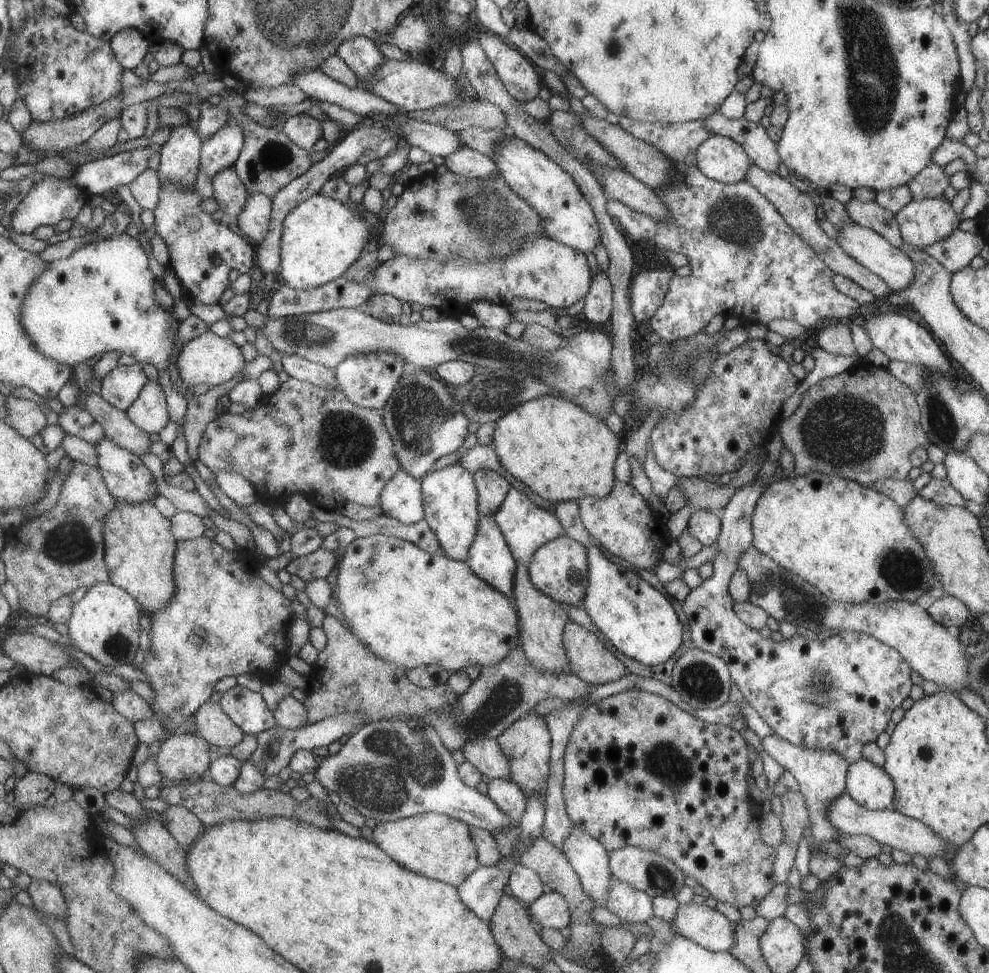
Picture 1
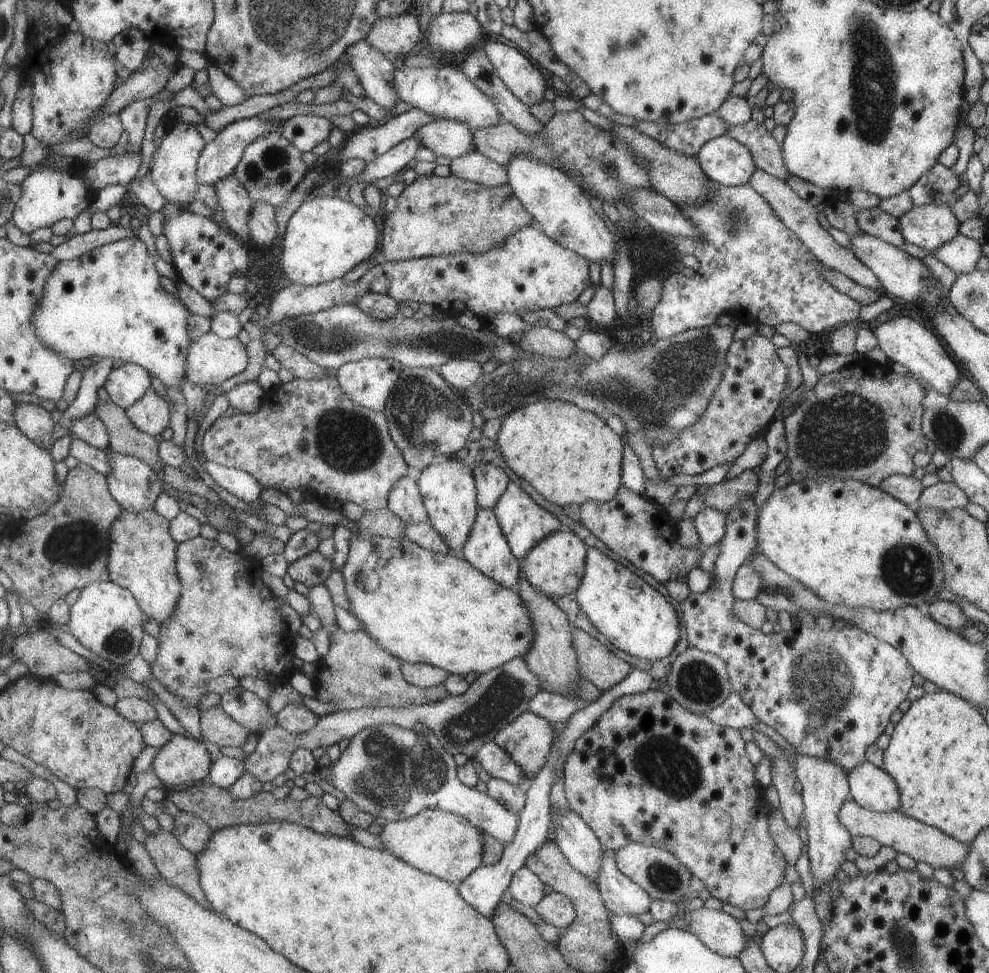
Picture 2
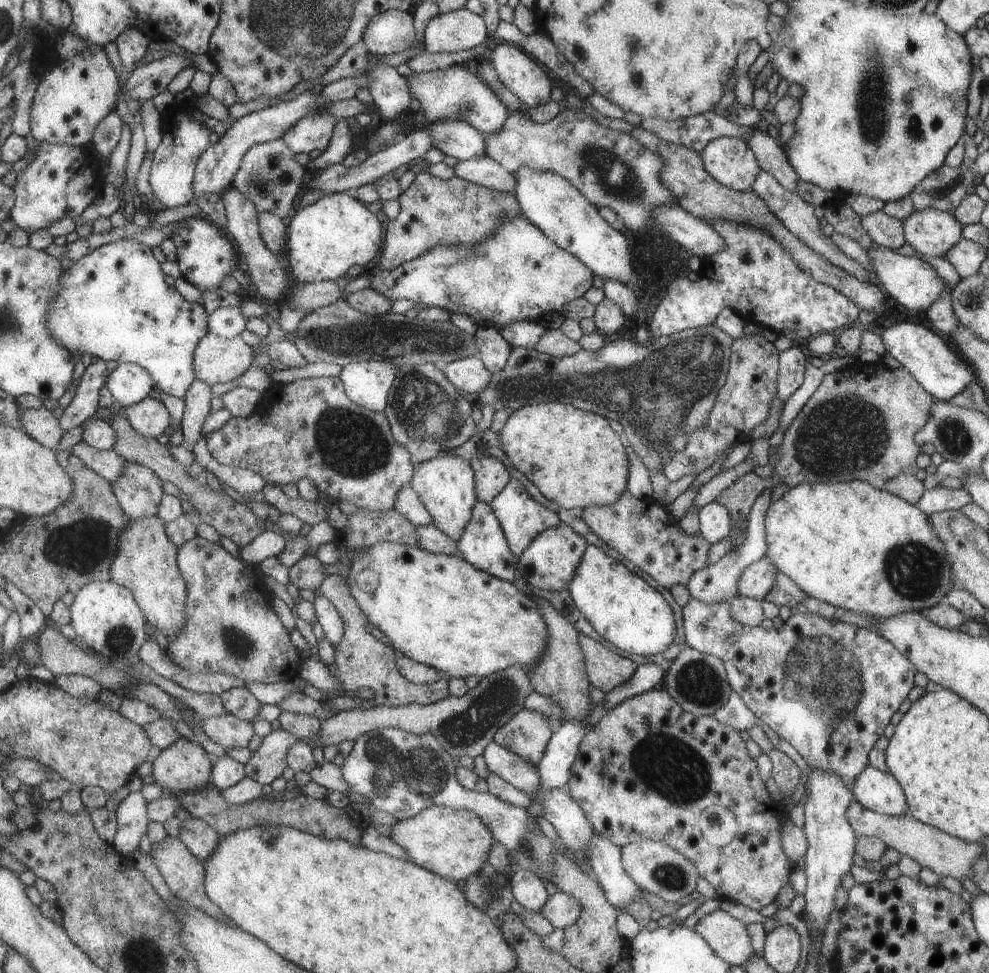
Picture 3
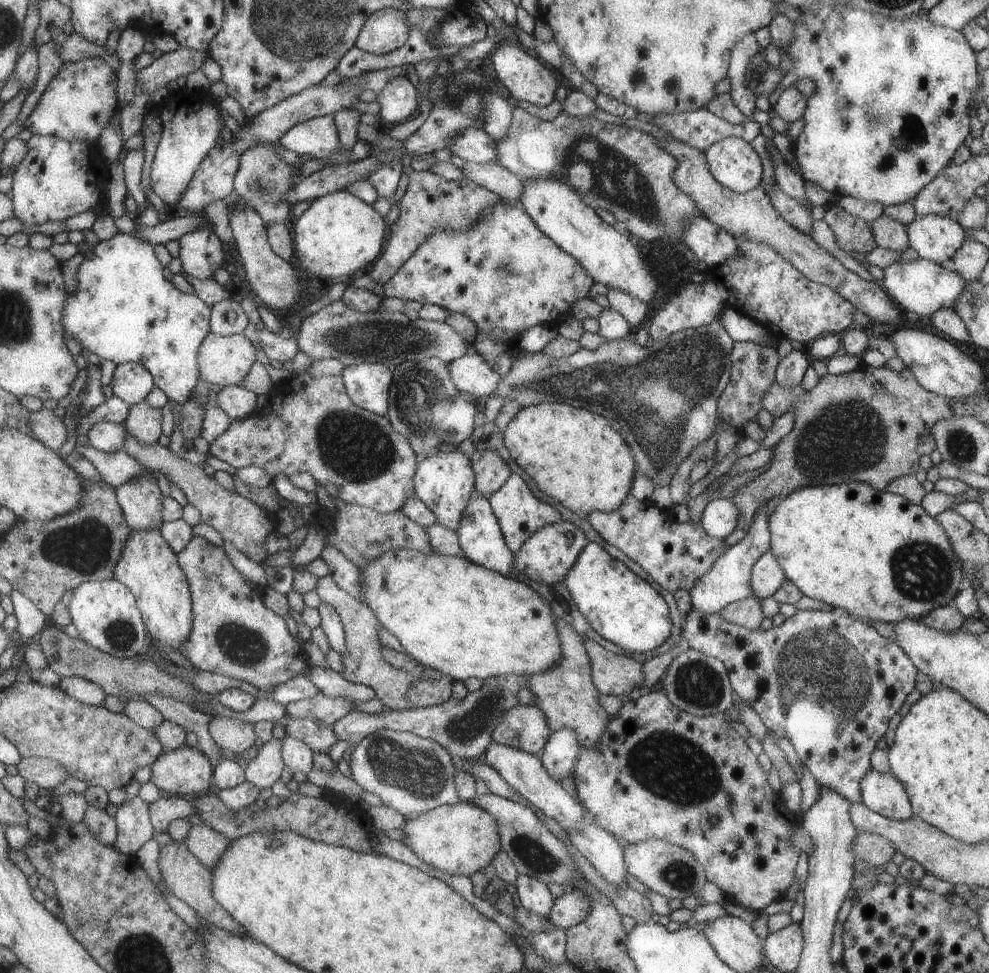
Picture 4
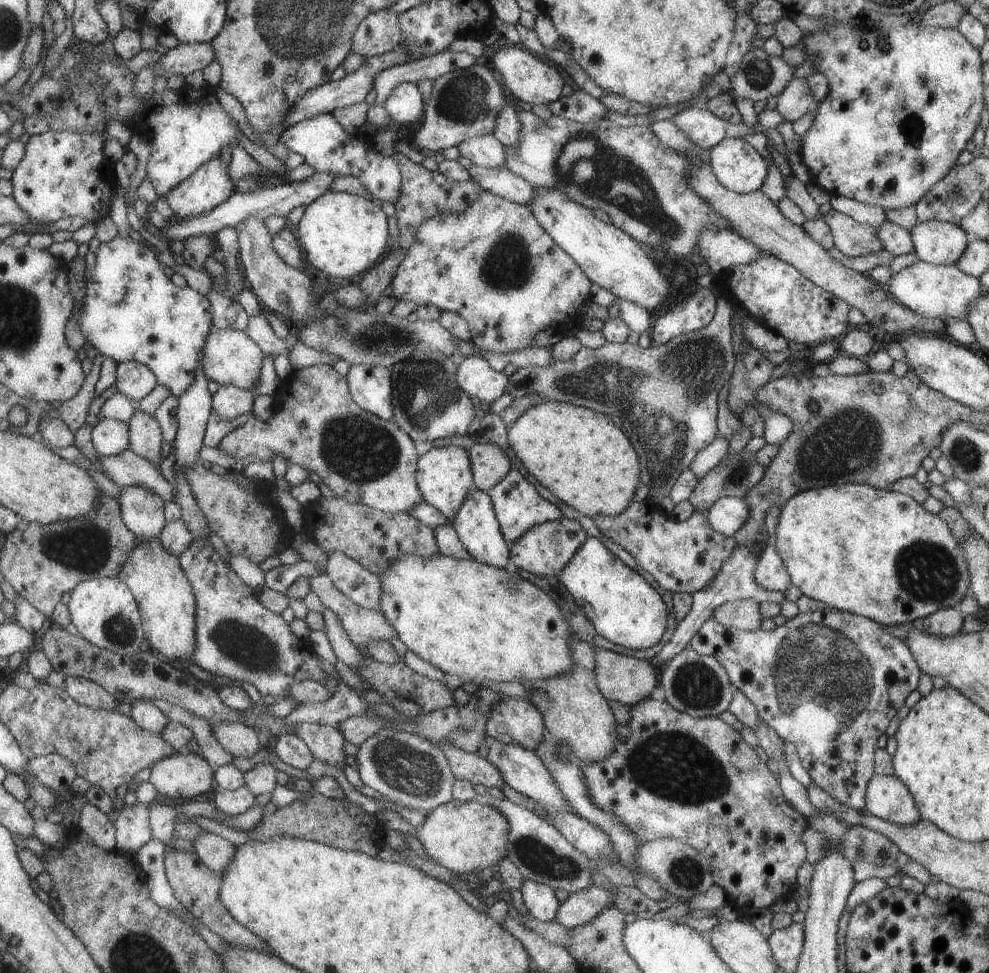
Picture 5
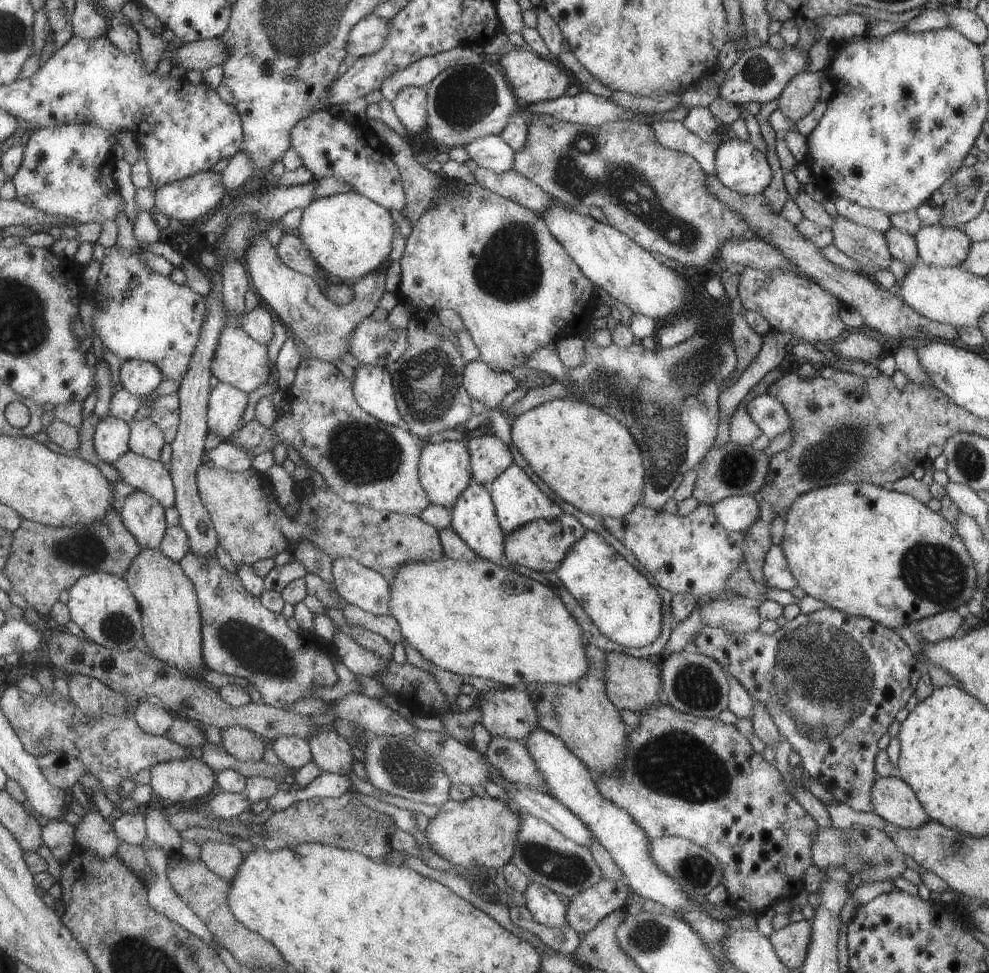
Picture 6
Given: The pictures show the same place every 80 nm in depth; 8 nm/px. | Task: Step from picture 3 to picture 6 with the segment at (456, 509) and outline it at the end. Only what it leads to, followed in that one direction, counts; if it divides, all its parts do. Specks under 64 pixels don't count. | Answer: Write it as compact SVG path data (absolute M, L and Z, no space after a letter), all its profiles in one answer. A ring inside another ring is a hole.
M464 442L427 443L418 458L418 481L431 504L450 510L463 489L473 482L469 468L470 458Z

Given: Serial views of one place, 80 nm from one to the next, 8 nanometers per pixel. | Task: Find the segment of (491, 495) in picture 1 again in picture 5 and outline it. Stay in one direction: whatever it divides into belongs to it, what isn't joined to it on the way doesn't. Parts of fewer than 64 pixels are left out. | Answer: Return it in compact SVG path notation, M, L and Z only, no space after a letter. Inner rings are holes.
M475 443L468 454L472 479L477 489L488 492L511 469L505 453L493 443Z

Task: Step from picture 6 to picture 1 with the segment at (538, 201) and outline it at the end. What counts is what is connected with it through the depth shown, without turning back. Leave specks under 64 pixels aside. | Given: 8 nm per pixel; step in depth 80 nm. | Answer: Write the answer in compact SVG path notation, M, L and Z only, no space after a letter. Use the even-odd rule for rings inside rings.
M461 145L444 158L447 170L466 179L482 179L498 174L496 164L487 155Z

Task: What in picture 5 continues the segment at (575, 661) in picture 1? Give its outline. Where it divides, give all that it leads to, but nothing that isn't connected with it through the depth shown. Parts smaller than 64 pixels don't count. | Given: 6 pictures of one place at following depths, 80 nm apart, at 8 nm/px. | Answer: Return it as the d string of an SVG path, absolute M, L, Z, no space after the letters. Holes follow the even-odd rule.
M592 645L592 650L594 651L596 687L606 701L617 701L628 707L643 697L649 697L653 687L657 686L658 673L649 666L647 661L625 657L595 645Z

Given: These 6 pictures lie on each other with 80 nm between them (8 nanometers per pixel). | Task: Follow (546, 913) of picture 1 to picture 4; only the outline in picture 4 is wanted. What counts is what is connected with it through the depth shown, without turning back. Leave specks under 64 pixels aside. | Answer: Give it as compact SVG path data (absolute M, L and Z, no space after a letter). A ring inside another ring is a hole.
M573 889L553 899L546 919L553 927L566 929L582 921L589 909L588 897Z

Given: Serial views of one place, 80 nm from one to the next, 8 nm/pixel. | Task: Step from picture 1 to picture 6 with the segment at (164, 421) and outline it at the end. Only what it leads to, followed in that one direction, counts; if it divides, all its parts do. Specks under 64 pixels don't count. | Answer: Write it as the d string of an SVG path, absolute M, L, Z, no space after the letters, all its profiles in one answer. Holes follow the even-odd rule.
M135 417L131 423L130 450L154 461L161 460L163 446L168 443L164 430L151 417Z

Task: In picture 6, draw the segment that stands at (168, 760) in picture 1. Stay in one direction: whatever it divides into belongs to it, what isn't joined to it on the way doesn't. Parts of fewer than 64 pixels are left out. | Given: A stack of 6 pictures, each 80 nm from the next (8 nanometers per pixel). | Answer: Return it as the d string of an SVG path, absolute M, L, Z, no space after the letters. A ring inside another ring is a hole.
M187 757L181 760L172 760L156 764L151 769L150 785L154 788L157 796L174 803L174 807L194 806L196 800L209 796L211 790L218 783L215 770L203 762L202 759Z

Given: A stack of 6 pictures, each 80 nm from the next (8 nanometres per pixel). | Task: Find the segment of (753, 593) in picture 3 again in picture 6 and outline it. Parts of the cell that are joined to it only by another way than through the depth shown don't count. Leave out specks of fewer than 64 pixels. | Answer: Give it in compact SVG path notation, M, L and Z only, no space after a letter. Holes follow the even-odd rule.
M771 545L767 549L761 572L767 587L788 591L796 586L794 576L788 569L787 561L784 559L779 545Z

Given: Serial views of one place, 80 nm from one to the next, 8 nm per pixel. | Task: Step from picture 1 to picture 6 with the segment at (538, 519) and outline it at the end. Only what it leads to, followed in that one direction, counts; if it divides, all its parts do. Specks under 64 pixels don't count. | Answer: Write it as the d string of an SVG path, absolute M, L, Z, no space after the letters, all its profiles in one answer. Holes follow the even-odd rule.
M511 463L493 482L486 486L489 496L494 504L494 511L503 534L508 535L515 529L530 523L532 520L555 520L561 516L562 510L551 502L519 468Z

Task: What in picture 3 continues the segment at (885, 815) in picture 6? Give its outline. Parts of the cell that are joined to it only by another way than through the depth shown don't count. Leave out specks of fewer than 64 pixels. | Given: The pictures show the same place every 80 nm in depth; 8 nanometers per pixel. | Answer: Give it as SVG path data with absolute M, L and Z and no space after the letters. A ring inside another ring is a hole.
M867 765L854 778L850 788L853 798L863 808L882 815L906 814L904 792L889 774Z

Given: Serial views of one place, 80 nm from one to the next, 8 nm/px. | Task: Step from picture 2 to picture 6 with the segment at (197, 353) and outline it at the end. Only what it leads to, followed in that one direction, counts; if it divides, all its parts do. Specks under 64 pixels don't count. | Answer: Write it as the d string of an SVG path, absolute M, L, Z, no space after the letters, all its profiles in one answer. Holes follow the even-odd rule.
M226 326L219 339L218 349L212 362L214 376L221 383L227 383L246 393L253 392L267 382L269 370L269 348L256 341L243 327Z

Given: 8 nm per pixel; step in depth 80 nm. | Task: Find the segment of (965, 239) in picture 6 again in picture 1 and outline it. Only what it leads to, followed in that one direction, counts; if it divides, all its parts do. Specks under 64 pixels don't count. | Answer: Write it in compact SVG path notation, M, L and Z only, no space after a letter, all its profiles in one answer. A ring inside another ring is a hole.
M939 195L923 200L911 199L895 214L903 243L925 248L957 229L962 221L951 203Z

